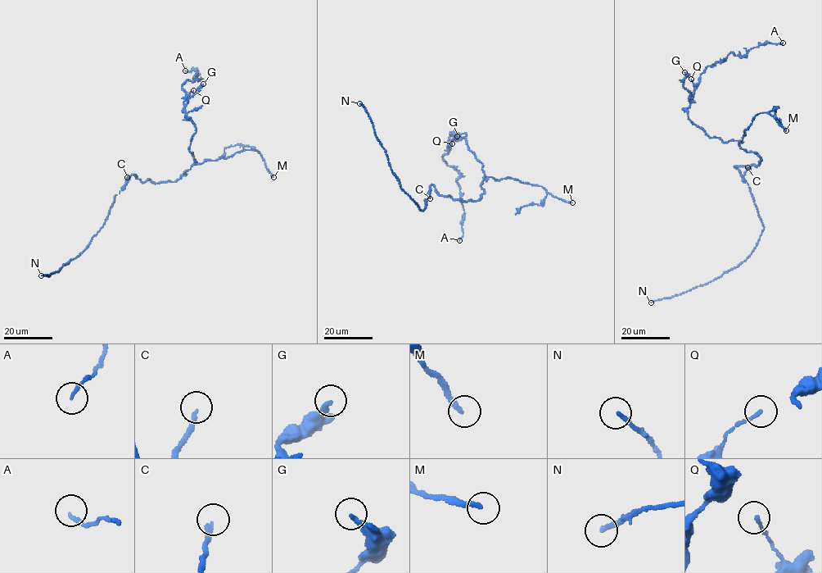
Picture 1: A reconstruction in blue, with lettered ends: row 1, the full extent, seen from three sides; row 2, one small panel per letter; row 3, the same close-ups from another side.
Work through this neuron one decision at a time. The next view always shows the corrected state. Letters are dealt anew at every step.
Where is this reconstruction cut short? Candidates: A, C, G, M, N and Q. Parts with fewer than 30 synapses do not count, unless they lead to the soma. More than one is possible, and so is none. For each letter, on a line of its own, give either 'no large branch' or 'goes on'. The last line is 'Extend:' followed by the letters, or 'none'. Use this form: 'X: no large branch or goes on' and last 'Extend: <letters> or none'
A: no large branch
C: goes on
G: no large branch
M: goes on
N: goes on
Q: no large branch
Extend: C, M, N

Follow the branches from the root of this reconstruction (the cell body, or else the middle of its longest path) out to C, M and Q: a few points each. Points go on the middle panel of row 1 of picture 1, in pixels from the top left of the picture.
C: (469, 201), (453, 200), (449, 196), (440, 195), (431, 184), (430, 198)
M: (469, 201), (477, 201), (485, 193), (481, 184), (485, 176), (540, 185), (572, 202)
Q: (469, 201), (477, 201), (485, 193), (482, 163), (469, 150), (466, 134), (456, 134), (447, 147), (452, 143)

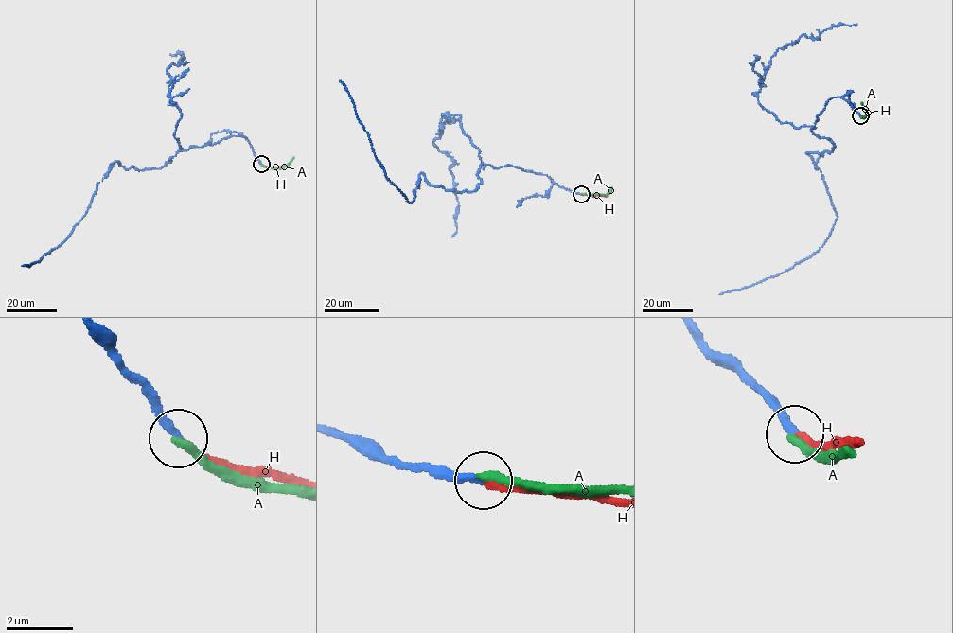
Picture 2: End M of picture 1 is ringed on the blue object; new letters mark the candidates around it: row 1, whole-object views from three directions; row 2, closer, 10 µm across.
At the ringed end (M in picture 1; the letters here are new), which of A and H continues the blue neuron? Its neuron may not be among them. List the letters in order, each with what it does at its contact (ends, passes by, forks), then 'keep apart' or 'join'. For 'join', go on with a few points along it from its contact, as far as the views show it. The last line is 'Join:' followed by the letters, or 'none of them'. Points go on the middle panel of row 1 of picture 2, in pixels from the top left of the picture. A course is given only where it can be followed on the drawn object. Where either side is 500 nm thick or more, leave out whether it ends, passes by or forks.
A: it ends; keep apart
H: it ends; join; course (580, 194), (606, 195)
Join: H

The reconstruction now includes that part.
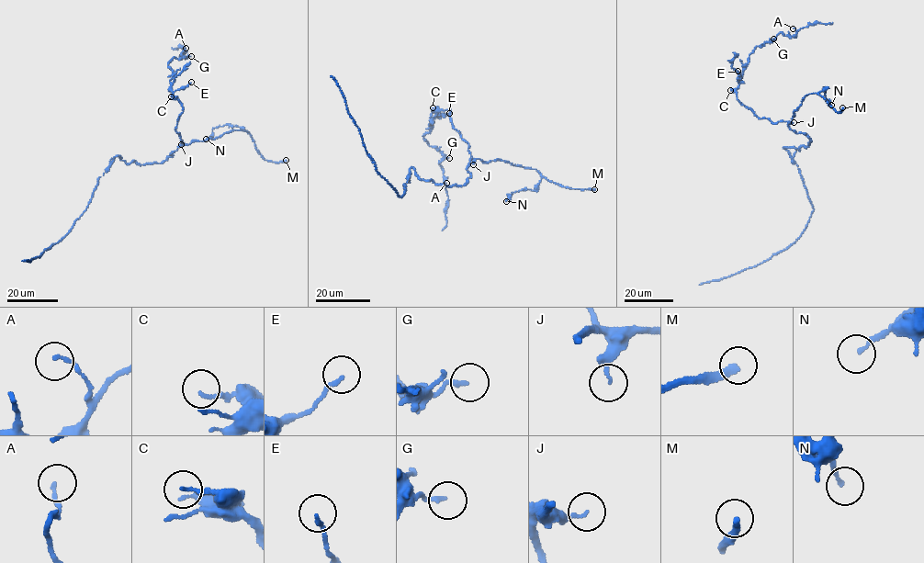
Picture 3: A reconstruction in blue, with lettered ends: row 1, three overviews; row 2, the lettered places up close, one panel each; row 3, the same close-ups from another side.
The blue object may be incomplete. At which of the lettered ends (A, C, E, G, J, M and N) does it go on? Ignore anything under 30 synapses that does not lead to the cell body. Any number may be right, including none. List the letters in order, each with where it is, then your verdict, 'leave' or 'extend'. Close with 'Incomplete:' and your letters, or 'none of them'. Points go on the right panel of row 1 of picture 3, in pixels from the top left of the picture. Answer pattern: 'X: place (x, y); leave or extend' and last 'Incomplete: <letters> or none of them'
A: place (793, 28); leave
C: place (730, 90); leave
E: place (738, 71); leave
G: place (773, 39); leave
J: place (794, 122); leave
M: place (842, 107); extend
N: place (831, 105); leave
Incomplete: M

